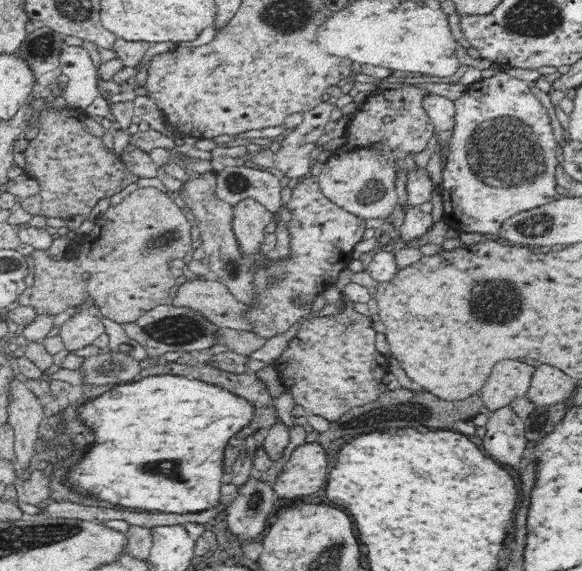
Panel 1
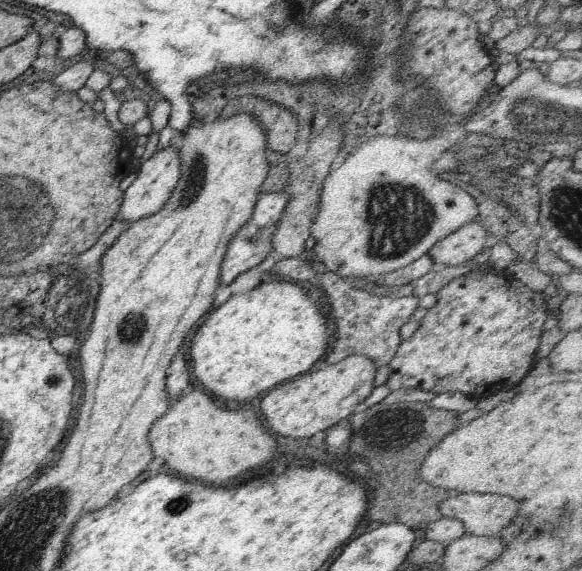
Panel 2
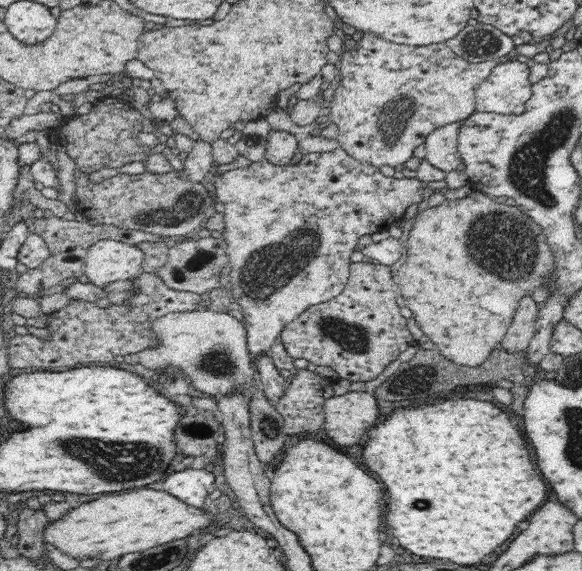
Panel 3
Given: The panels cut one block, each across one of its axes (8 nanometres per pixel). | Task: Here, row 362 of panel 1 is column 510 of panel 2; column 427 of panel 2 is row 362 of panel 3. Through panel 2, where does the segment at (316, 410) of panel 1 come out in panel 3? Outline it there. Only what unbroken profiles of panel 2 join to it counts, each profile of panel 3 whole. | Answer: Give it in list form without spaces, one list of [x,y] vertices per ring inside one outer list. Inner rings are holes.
[[[352,262],[351,276],[345,284],[345,289],[332,300],[308,307],[297,319],[286,324],[282,329],[280,341],[292,358],[304,358],[316,365],[330,366],[338,373],[338,379],[366,383],[376,378],[408,346],[416,345],[416,340],[406,327],[408,320],[402,316],[396,303],[396,290],[400,288],[394,282],[388,266],[375,262]]]

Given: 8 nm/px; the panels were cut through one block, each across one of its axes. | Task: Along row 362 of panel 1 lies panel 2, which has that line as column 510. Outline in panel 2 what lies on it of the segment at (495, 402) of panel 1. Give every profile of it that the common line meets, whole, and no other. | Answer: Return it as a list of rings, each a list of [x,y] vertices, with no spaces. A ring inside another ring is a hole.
[[[451,494],[439,504],[440,512],[444,517],[454,517],[464,523],[467,534],[481,537],[492,537],[500,534],[506,526],[518,516],[520,502],[508,496],[498,494]]]

